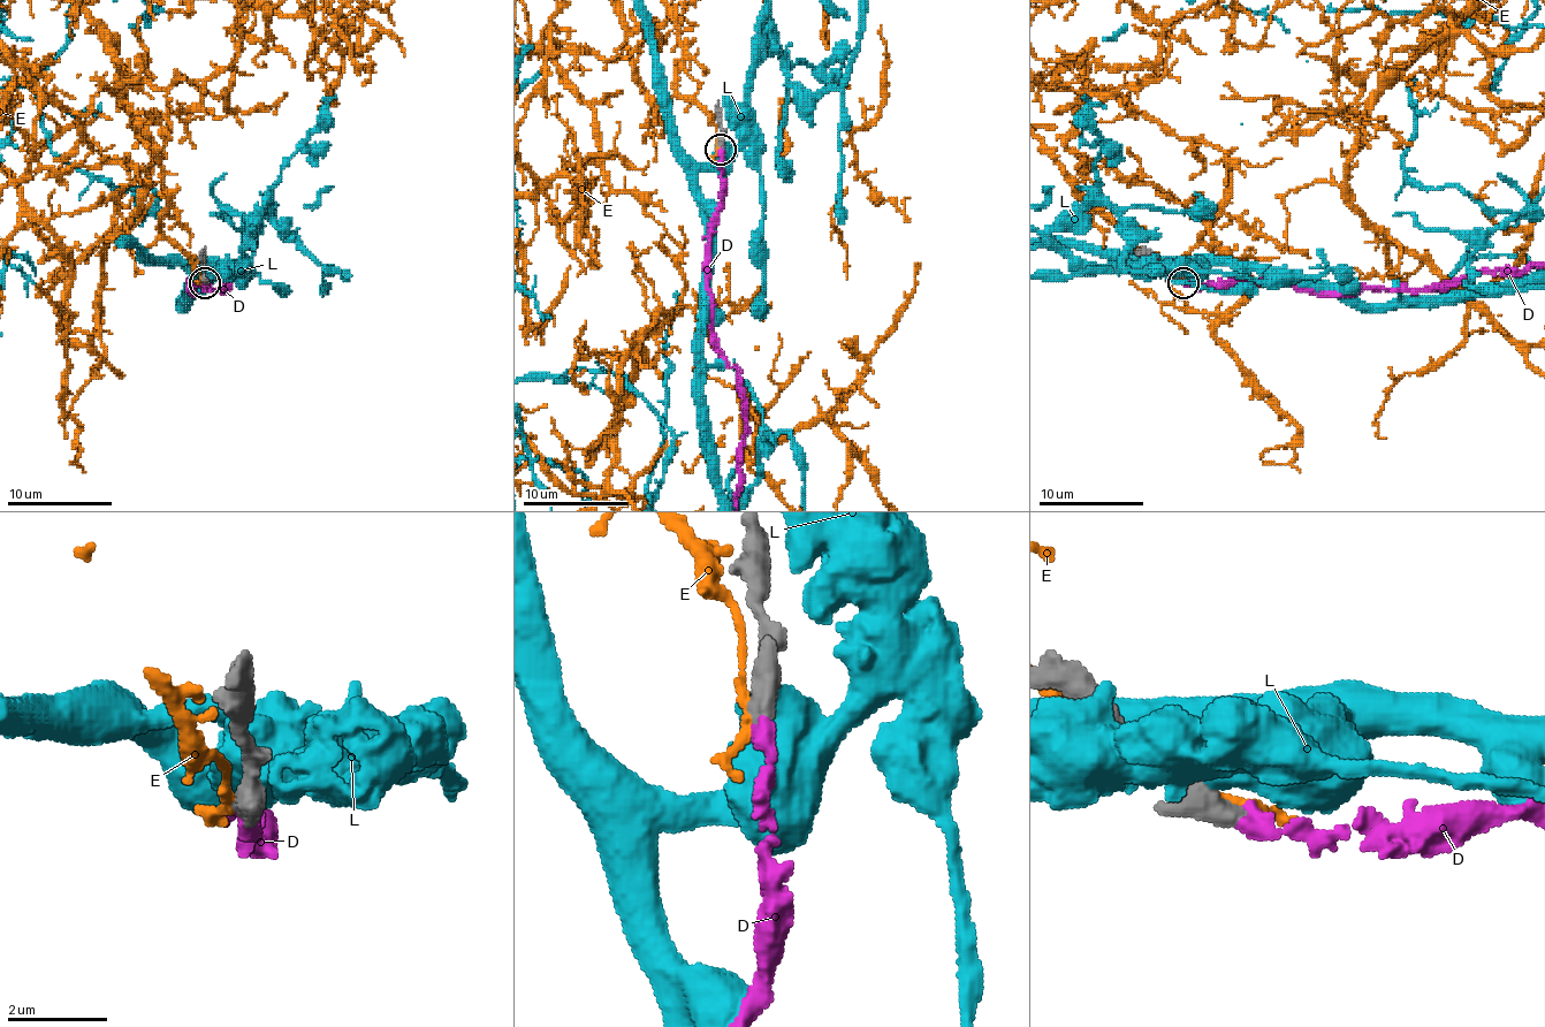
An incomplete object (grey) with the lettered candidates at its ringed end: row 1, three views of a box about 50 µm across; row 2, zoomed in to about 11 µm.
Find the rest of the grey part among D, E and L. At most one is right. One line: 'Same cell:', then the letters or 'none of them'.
Same cell: D

